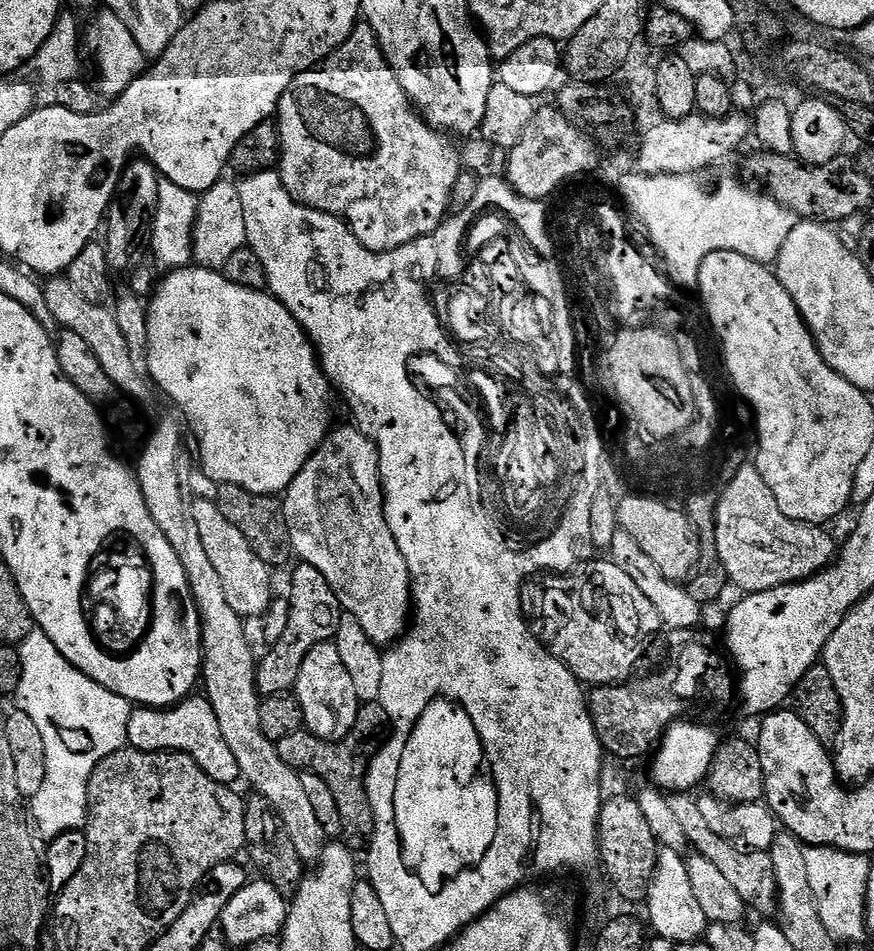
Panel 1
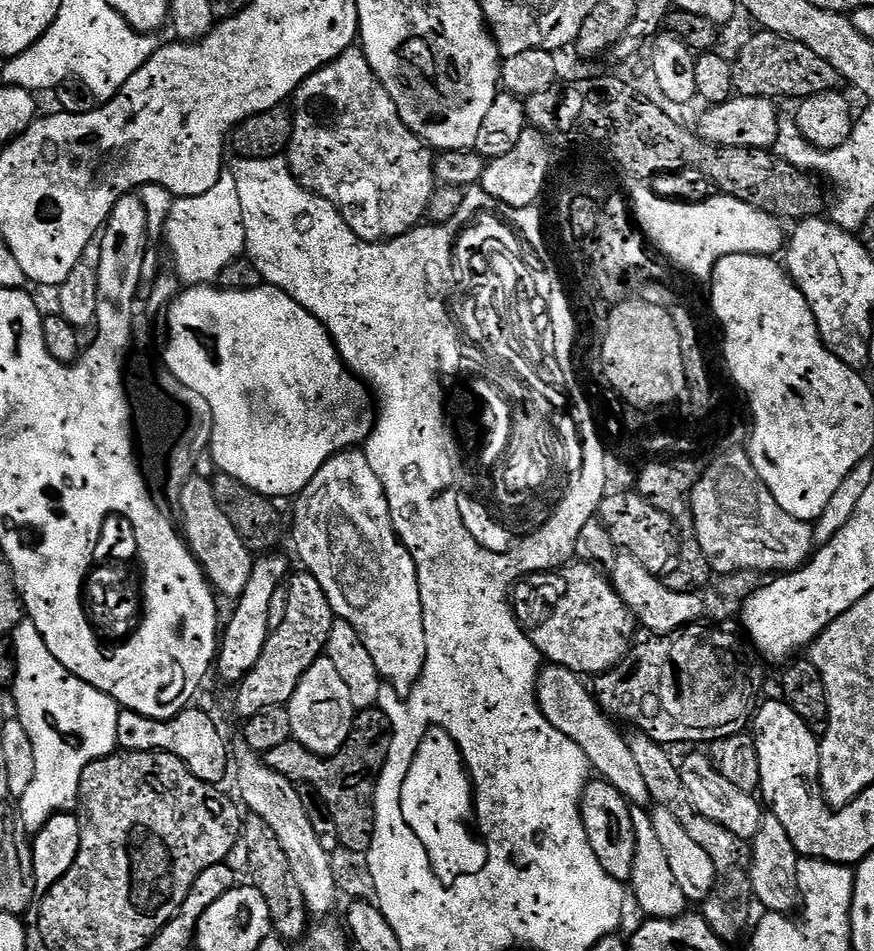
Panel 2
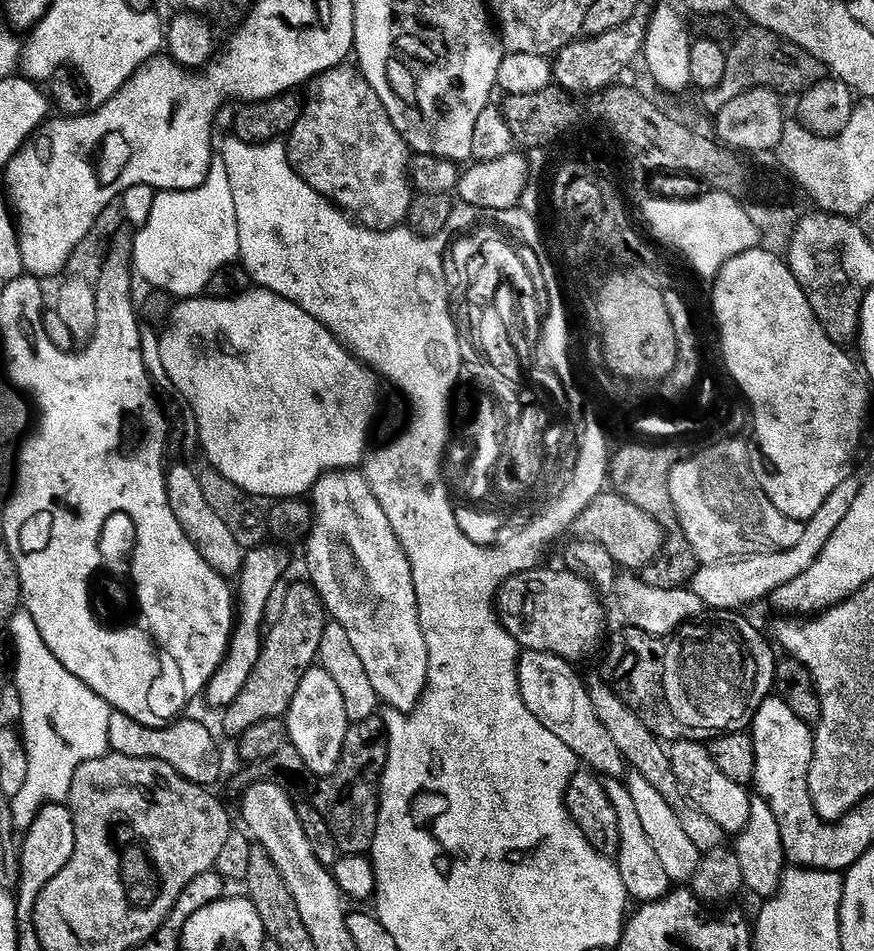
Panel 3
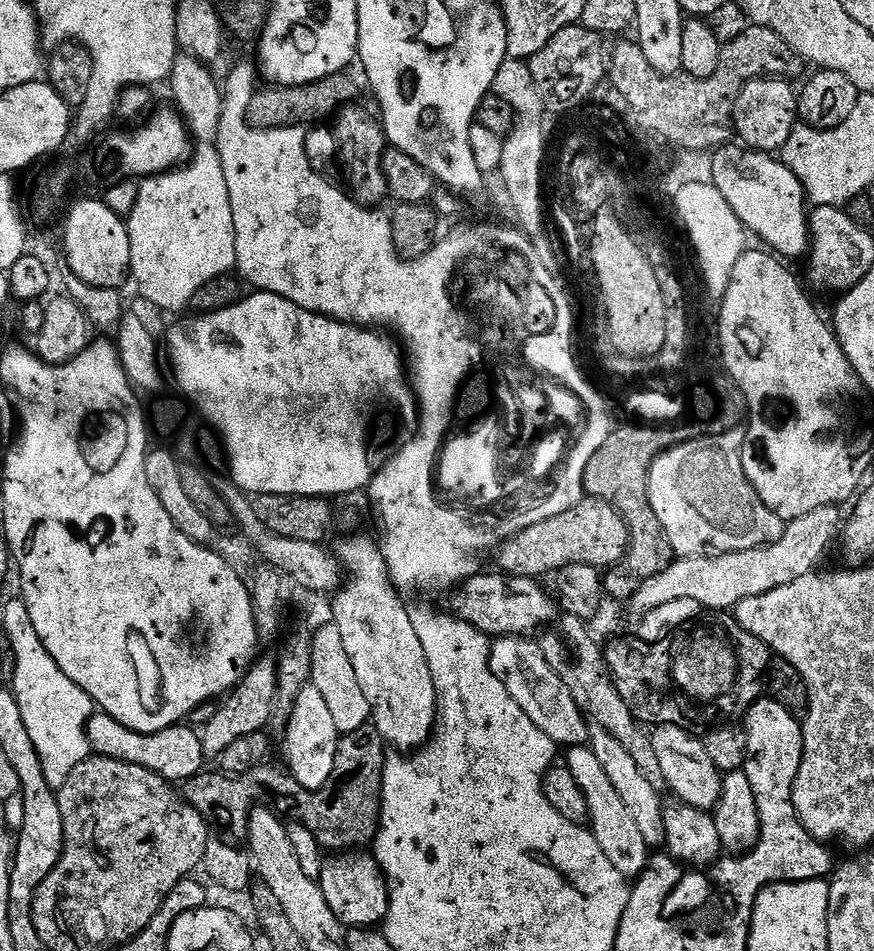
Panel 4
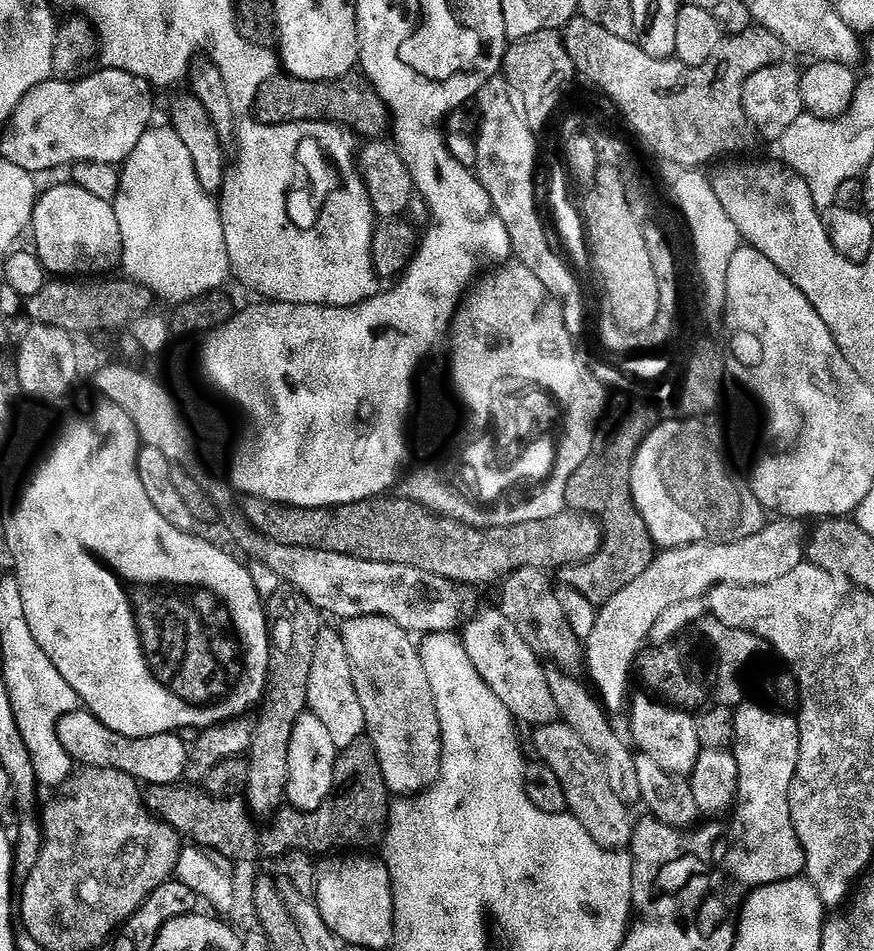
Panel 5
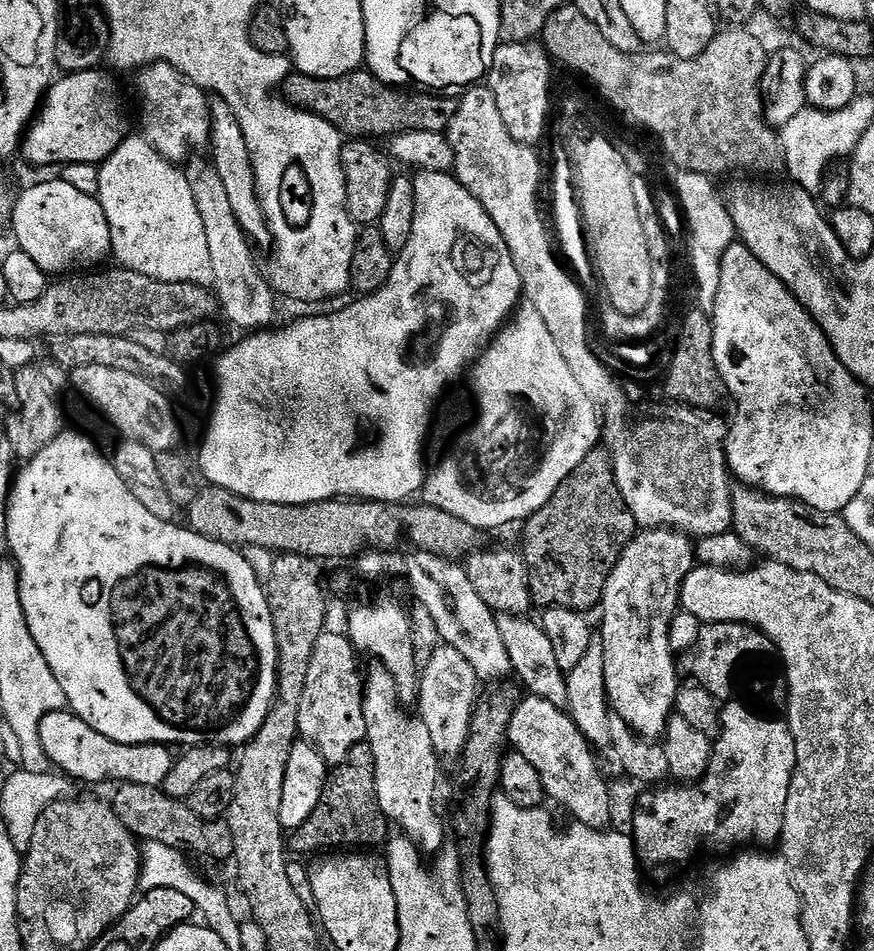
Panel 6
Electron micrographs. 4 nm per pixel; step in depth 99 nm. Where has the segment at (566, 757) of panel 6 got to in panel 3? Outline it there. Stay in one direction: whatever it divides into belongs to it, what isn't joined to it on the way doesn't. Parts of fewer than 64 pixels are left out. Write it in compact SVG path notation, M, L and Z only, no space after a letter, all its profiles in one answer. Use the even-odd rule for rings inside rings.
M608 778L603 783L614 814L618 816L620 844L614 853L614 863L618 874L622 874L622 886L626 886L629 897L636 902L663 899L670 891L670 881L654 846L650 846L650 838L646 838L646 829L638 818L638 809L634 806L634 798L630 798L627 783L620 778Z

